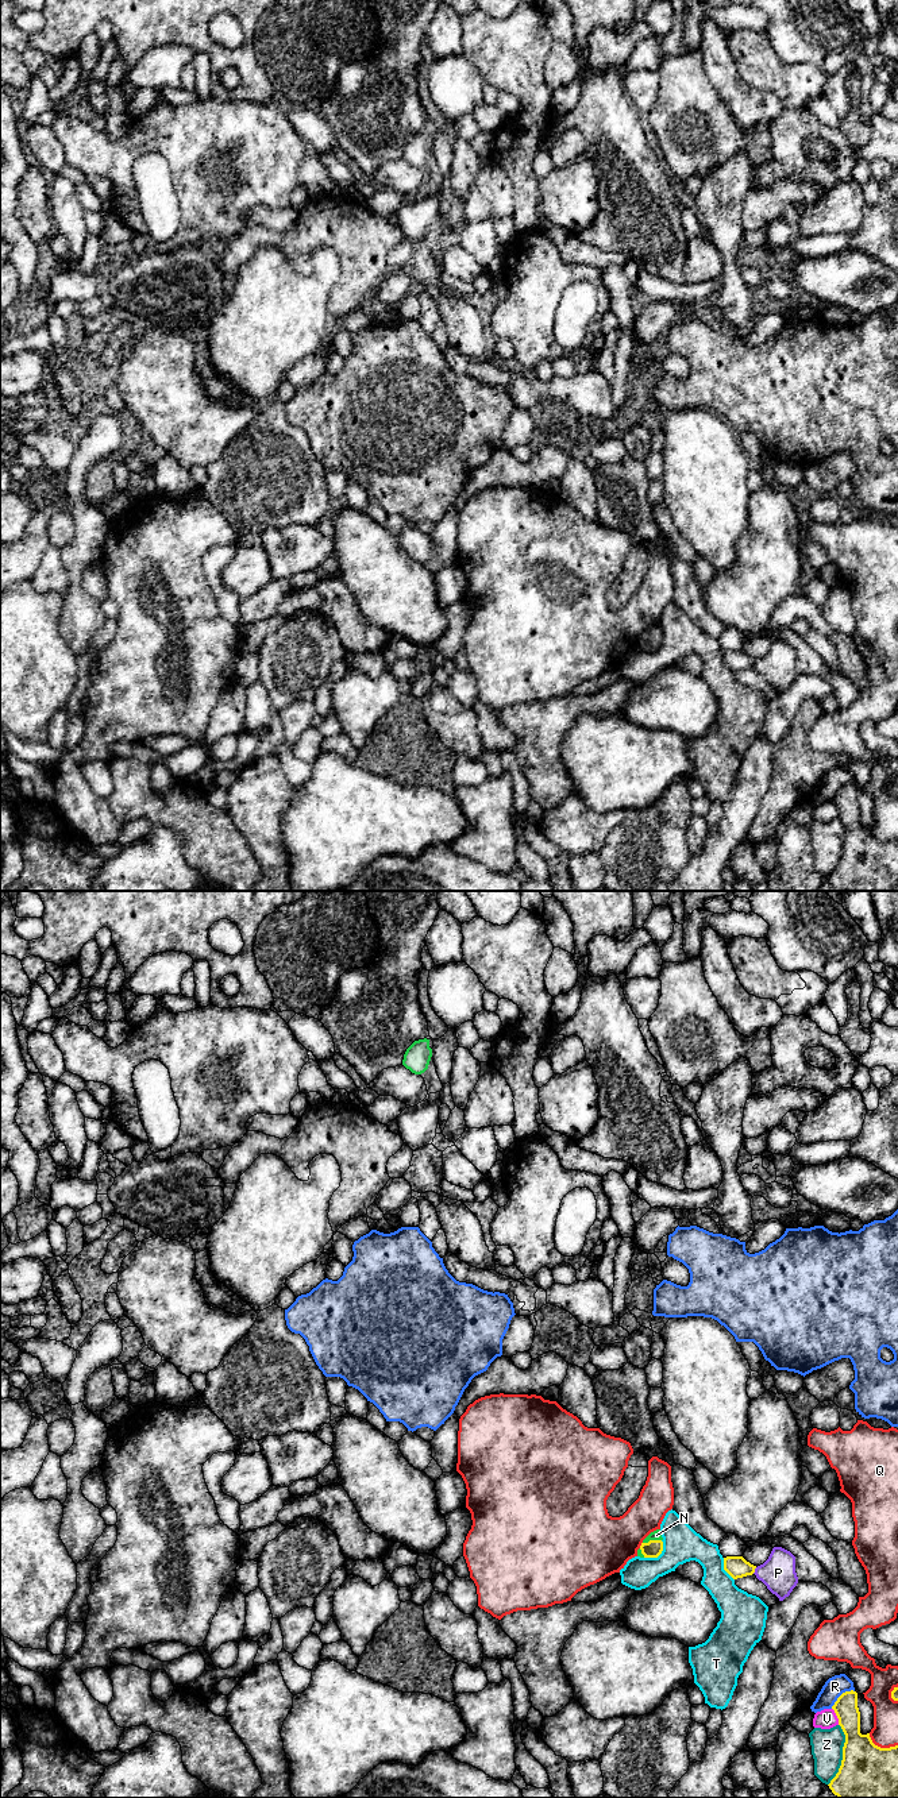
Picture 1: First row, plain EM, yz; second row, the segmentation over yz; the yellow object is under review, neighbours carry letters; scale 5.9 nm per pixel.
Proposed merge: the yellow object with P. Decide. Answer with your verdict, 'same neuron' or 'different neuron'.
different neuron

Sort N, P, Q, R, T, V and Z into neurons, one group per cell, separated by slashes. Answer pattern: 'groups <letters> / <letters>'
groups N / P / Q / R / T / V / Z

